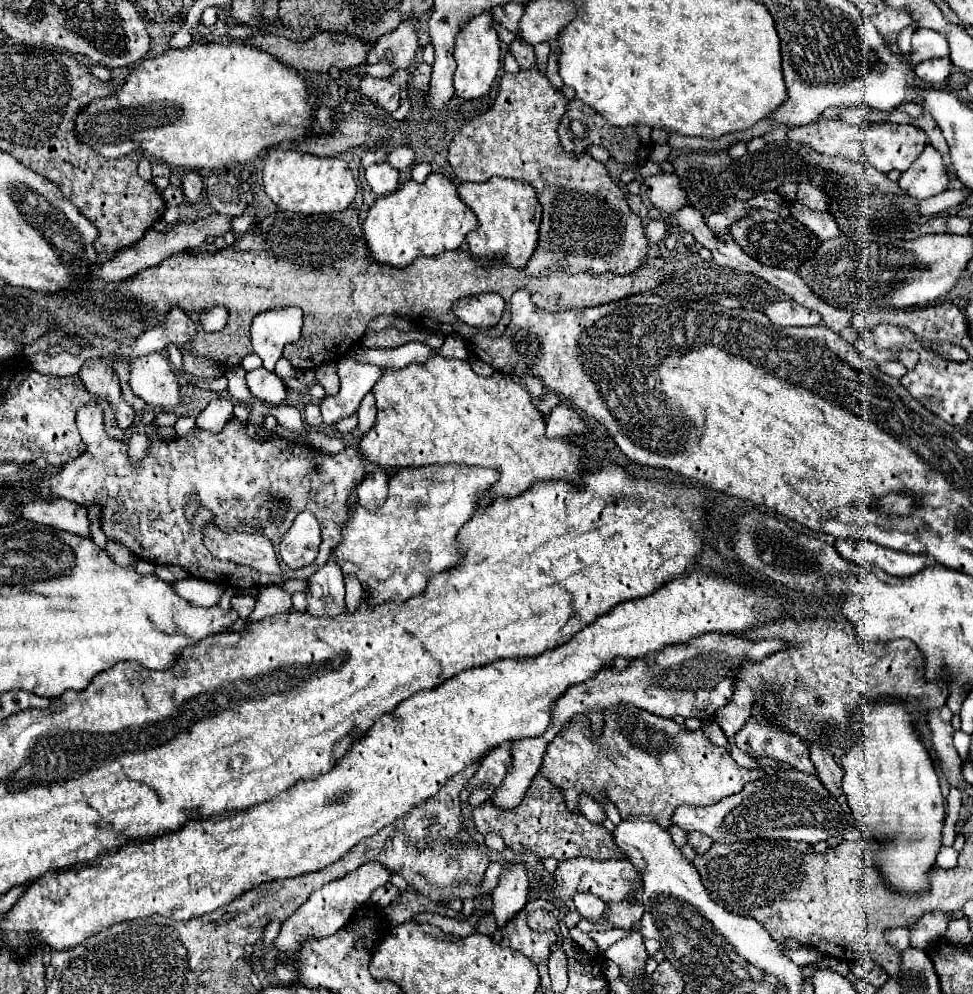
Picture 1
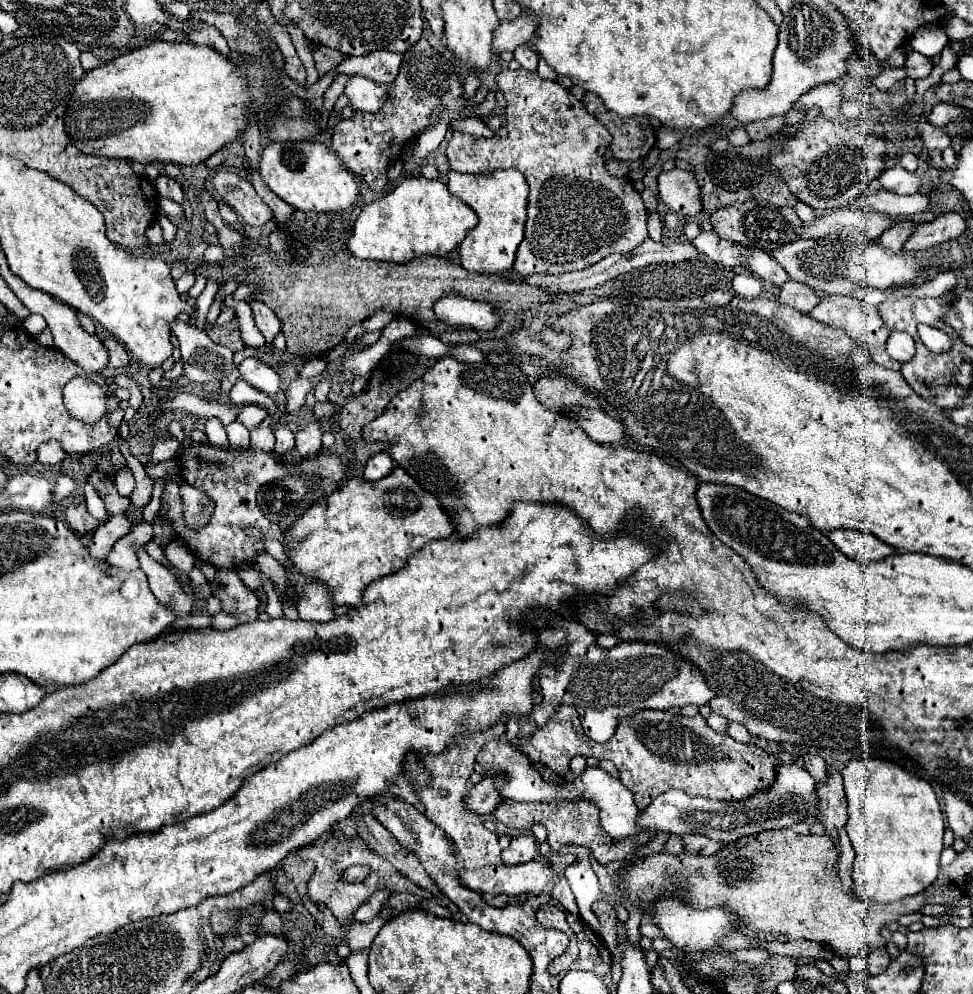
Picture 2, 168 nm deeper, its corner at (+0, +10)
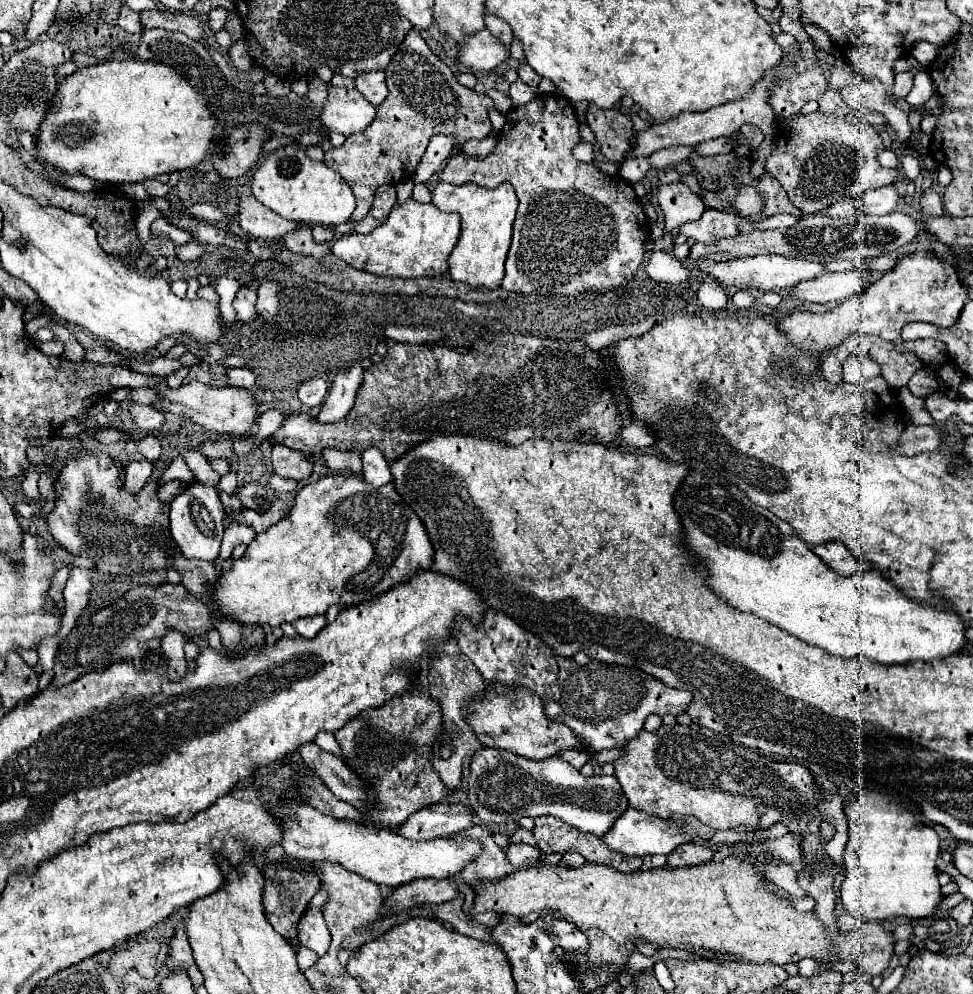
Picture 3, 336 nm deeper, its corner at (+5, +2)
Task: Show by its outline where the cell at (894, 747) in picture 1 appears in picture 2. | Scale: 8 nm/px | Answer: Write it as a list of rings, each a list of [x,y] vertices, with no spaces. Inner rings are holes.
[[[850,760],[842,778],[850,816],[846,832],[856,850],[852,870],[856,896],[888,904],[926,890],[938,876],[944,836],[944,816],[934,788],[886,760]]]

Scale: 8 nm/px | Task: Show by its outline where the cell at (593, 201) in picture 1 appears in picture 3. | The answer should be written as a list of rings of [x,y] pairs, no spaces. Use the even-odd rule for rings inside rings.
[[[539,94],[525,106],[511,108],[505,118],[507,122],[497,136],[497,146],[489,156],[473,158],[463,150],[457,150],[441,172],[441,180],[449,184],[475,182],[485,188],[495,188],[501,182],[513,184],[519,208],[501,288],[523,294],[571,296],[585,290],[613,290],[623,286],[623,282],[627,282],[643,262],[643,244],[649,236],[647,216],[643,214],[633,186],[621,176],[607,176],[593,164],[579,162],[571,154],[571,150],[581,142],[581,134],[575,110],[567,98]]]

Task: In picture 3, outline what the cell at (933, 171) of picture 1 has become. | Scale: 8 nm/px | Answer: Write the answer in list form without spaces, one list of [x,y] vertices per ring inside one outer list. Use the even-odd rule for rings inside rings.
[[[883,186],[877,190],[869,190],[863,196],[855,198],[855,204],[861,214],[873,214],[873,216],[883,216],[889,214],[897,208],[901,196],[897,186]]]

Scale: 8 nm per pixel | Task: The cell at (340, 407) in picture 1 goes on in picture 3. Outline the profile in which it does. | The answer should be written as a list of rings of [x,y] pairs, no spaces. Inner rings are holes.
[[[311,378],[309,382],[303,382],[303,384],[299,386],[297,394],[299,394],[299,400],[301,400],[305,406],[315,408],[315,406],[319,406],[319,404],[323,402],[327,390],[329,390],[329,386],[327,386],[327,382],[325,382],[323,378]]]

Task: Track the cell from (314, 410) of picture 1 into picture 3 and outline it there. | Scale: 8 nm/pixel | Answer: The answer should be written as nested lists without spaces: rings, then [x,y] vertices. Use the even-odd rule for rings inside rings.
[[[353,366],[345,372],[339,372],[327,392],[327,398],[321,404],[317,420],[321,422],[339,422],[355,402],[357,388],[363,382],[363,368]]]

